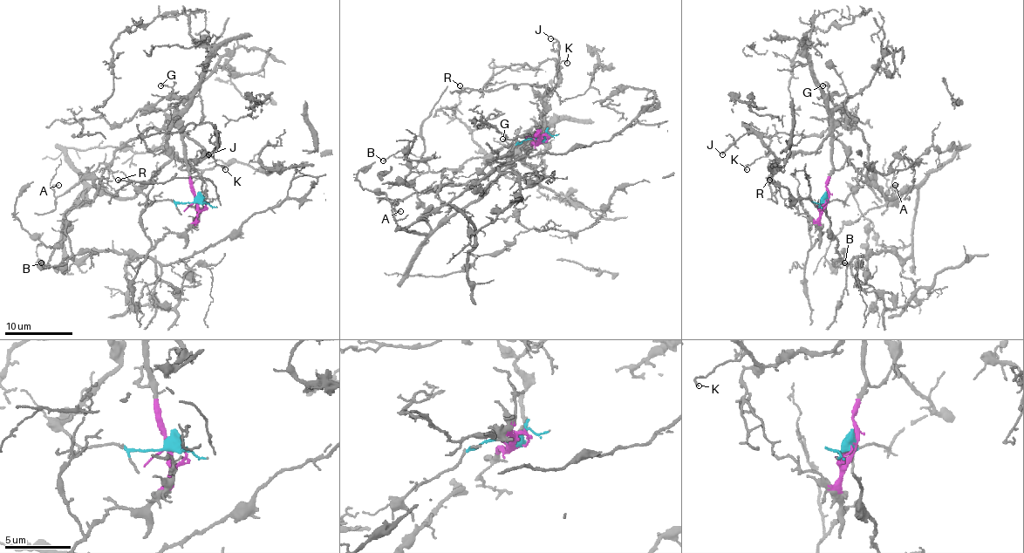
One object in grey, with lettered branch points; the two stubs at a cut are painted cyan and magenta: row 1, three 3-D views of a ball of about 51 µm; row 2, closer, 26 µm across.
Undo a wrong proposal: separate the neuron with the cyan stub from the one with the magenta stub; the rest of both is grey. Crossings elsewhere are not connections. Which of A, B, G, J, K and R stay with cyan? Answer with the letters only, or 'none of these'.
B

